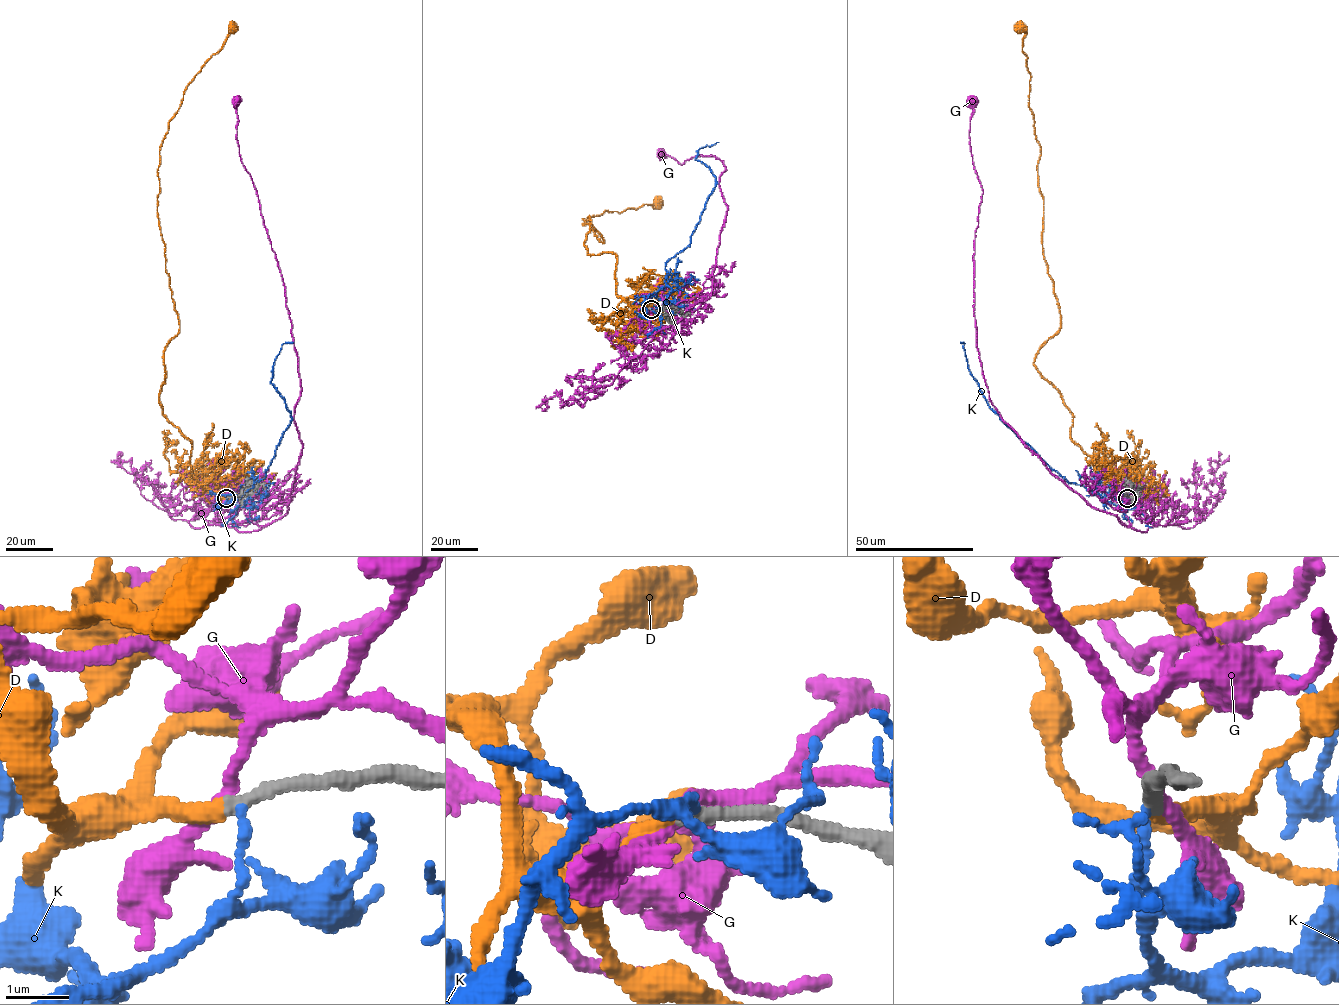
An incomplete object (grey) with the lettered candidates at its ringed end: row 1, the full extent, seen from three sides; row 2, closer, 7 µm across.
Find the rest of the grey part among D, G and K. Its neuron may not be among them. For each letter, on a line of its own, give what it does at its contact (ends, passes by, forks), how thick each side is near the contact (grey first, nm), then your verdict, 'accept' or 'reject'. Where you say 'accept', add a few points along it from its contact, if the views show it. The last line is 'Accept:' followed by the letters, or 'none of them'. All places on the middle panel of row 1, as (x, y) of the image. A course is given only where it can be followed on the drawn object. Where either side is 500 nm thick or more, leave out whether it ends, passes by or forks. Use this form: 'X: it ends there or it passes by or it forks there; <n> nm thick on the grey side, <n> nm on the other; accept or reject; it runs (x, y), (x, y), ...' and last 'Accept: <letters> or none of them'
D: it ends there; 220 nm thick on the grey side, 280 nm on the other; accept; it runs (650, 310), (630, 307), (617, 294), (617, 256), (588, 254), (589, 216), (604, 241), (582, 219), (657, 201)
G: it passes by; 220 nm thick on the grey side, 200 nm on the other; reject
K: it ends there; 240 nm thick on the grey side, 120 nm on the other; reject
Accept: D

